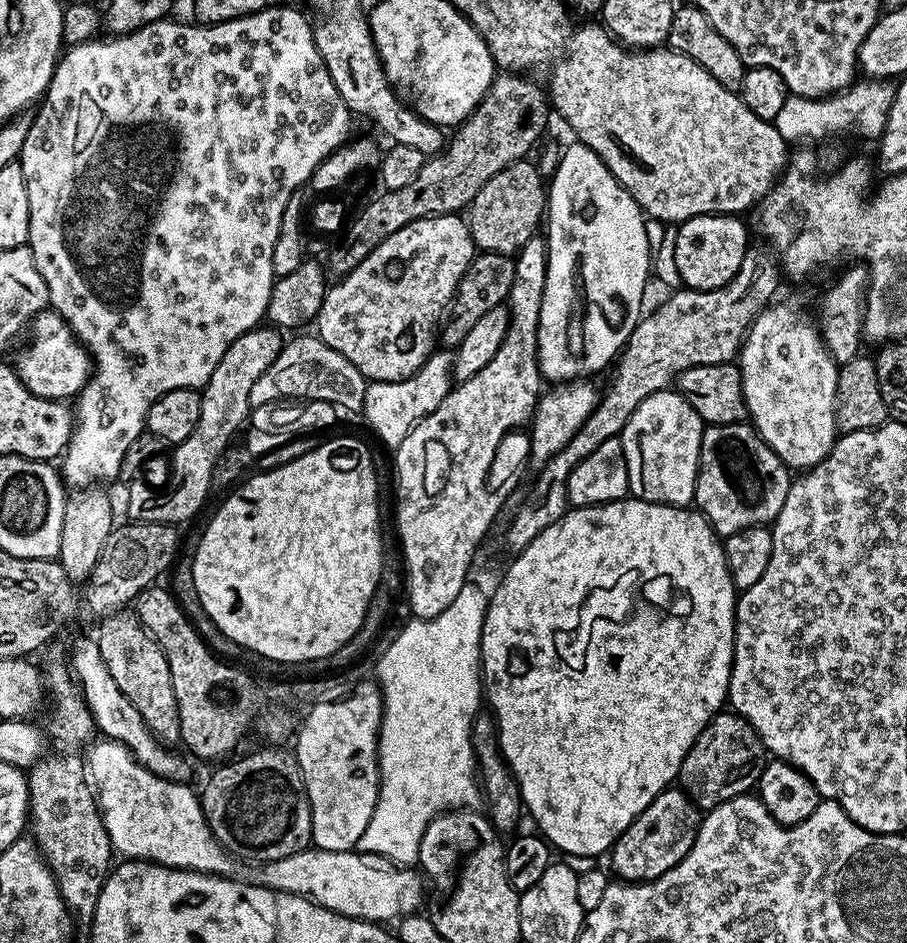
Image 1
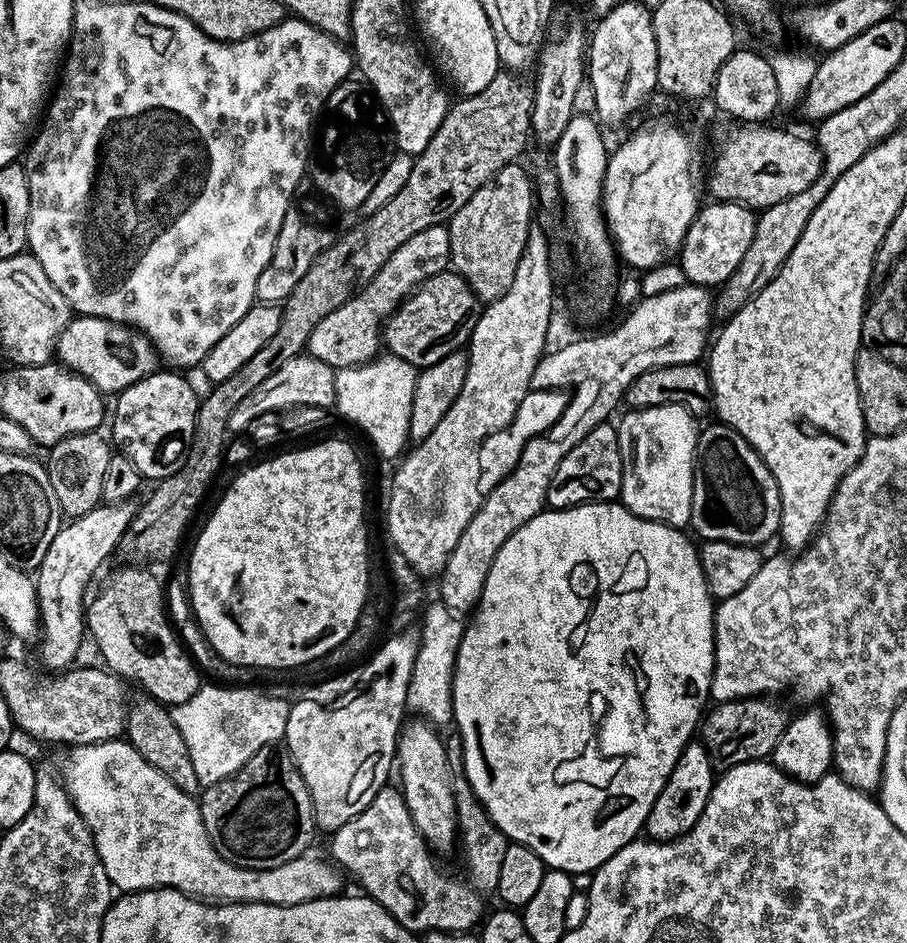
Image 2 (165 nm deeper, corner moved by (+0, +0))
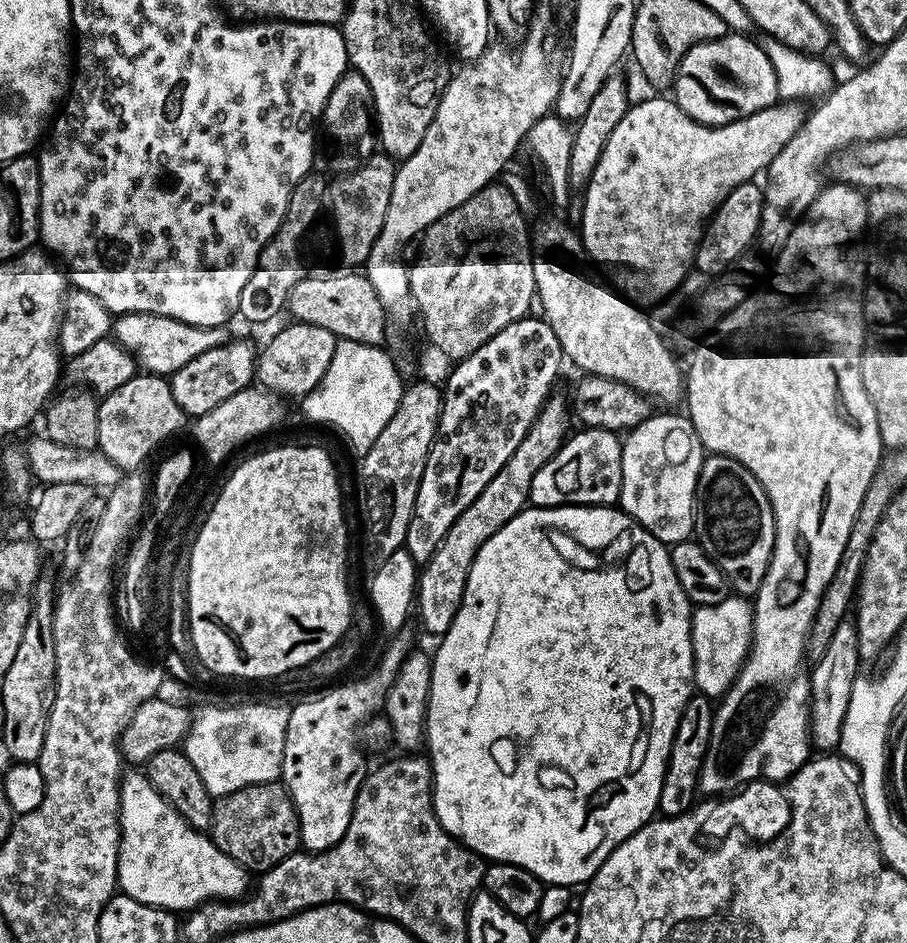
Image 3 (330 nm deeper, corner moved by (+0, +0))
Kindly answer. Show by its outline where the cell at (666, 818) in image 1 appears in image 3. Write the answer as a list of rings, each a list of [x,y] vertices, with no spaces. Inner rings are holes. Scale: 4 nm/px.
[[[696,694],[684,706],[680,721],[676,727],[676,736],[672,739],[672,749],[668,755],[668,769],[664,772],[664,785],[660,795],[659,811],[665,817],[683,816],[693,807],[698,796],[700,768],[704,765],[704,756],[708,753],[708,742],[712,739],[712,718],[714,704],[709,697]]]

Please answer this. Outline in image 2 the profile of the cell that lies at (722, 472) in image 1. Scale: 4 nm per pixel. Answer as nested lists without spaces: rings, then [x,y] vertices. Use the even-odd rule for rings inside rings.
[[[712,422],[709,428],[701,427],[696,438],[696,469],[692,472],[692,523],[691,531],[700,535],[701,541],[721,540],[735,544],[764,546],[768,539],[780,531],[780,495],[774,474],[762,462],[750,442],[728,424]]]

